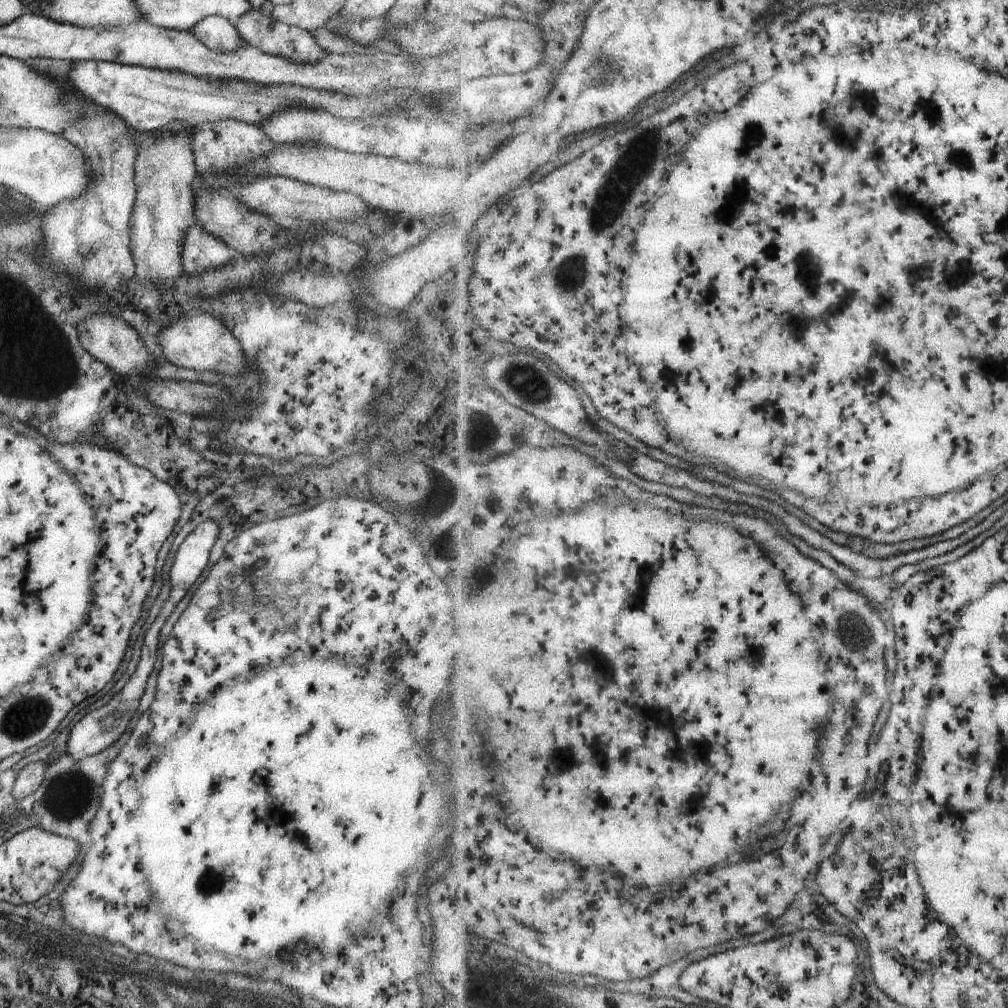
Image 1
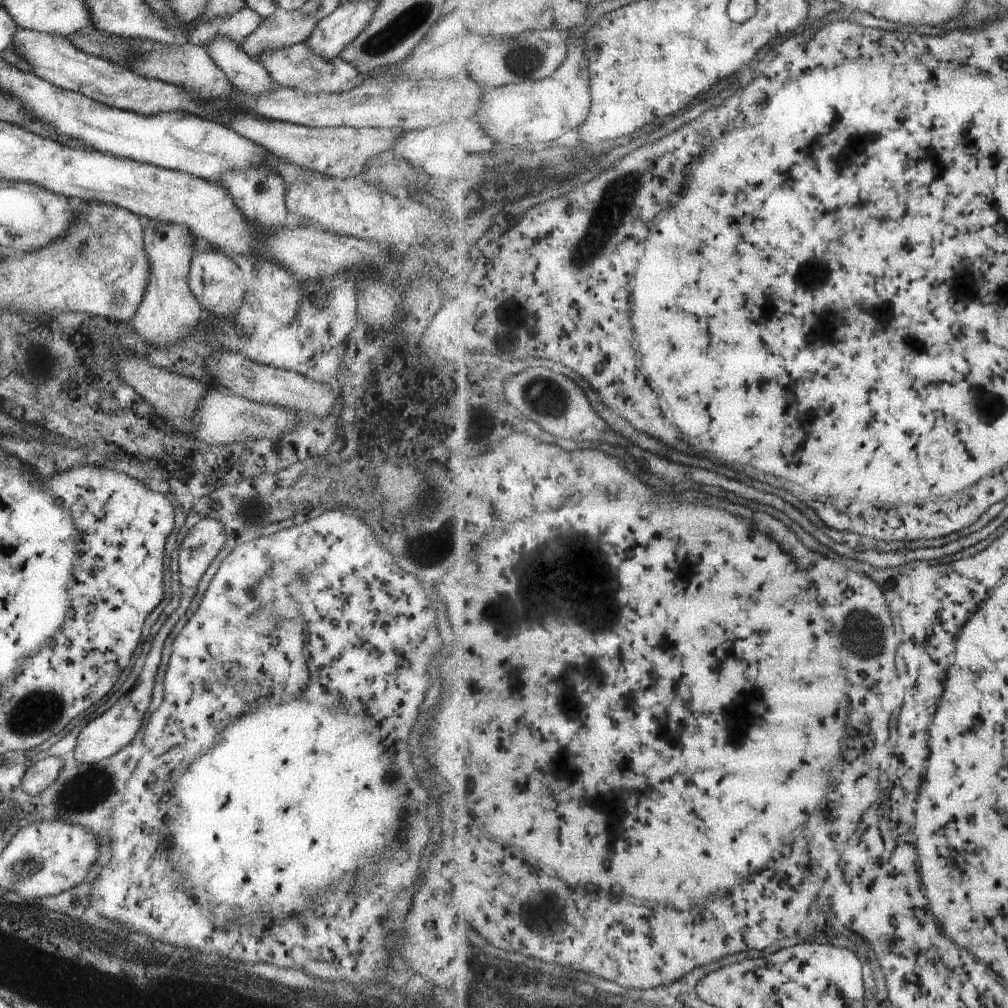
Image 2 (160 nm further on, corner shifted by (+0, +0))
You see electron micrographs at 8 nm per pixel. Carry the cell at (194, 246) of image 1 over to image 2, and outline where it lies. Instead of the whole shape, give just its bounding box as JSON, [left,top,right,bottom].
[187,252,245,317]

